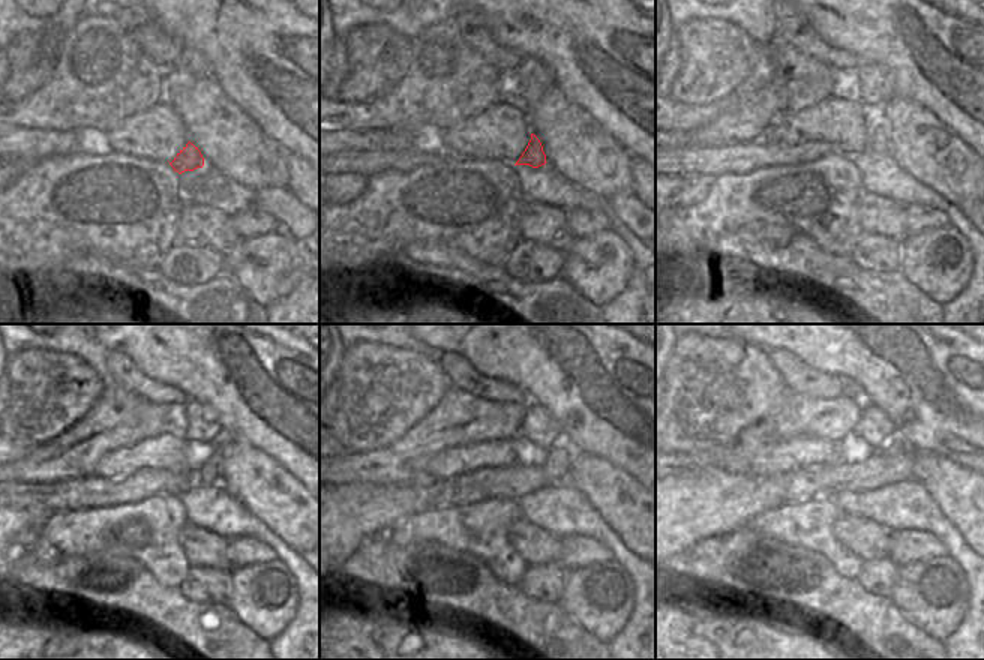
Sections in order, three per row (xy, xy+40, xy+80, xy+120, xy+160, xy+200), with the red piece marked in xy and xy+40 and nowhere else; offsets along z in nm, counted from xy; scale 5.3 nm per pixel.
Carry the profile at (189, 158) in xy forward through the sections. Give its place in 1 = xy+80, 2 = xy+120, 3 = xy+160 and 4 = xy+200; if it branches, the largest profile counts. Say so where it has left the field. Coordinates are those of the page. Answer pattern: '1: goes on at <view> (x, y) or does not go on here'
1: goes on at xy+80 (878, 132)
2: goes on at xy+120 (209, 464)
3: goes on at xy+160 (555, 462)
4: goes on at xy+200 (894, 447)

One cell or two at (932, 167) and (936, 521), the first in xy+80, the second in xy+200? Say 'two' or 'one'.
two

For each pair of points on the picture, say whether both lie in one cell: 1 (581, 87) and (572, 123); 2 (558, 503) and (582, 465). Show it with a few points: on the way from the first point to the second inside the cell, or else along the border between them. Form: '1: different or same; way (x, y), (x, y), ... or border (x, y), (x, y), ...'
1: different; border (555, 86), (602, 128)
2: different; border (567, 482), (594, 509)

